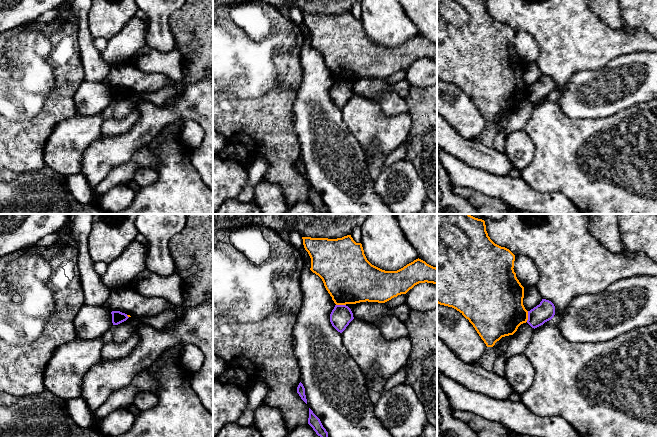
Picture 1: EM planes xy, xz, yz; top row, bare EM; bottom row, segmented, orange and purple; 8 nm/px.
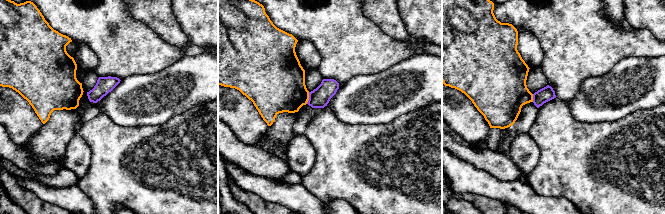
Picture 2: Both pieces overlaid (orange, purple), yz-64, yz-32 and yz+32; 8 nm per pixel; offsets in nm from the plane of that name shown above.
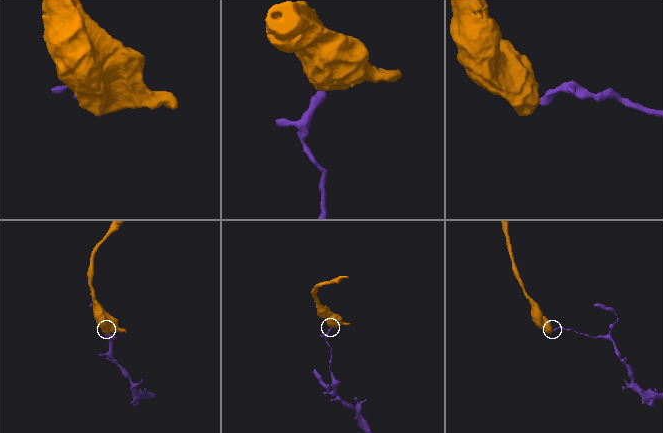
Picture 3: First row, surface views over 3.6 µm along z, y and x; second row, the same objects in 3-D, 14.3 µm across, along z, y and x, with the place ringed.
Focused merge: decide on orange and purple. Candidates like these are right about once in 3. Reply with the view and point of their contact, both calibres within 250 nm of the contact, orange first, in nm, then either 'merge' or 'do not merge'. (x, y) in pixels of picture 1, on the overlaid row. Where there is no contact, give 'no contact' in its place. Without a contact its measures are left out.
contact yz (527, 316); calibres 420 and 160 nm; do not merge

